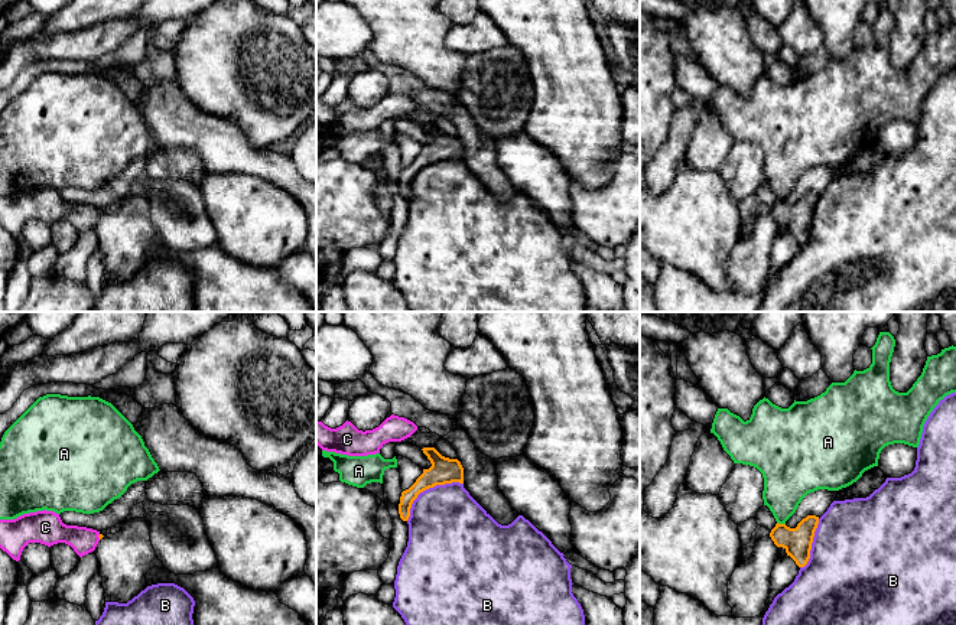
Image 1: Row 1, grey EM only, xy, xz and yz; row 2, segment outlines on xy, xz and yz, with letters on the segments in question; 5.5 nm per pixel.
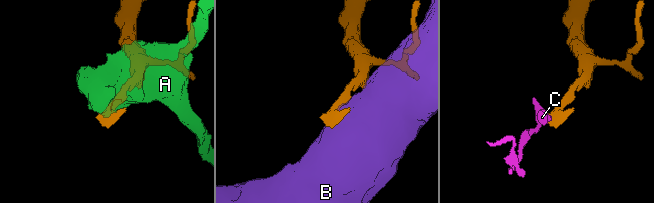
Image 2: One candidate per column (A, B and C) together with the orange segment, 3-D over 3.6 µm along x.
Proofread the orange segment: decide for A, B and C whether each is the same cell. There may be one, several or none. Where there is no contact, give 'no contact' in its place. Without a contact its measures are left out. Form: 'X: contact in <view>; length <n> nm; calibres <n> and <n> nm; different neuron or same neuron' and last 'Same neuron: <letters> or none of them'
A: contact in yz; length 50 nm; calibres 160 and 260 nm; different neuron
B: contact in xz; length 380 nm; calibres 140 and 440 nm; different neuron
C: contact in xy; length 30 nm; calibres 20 and 150 nm; same neuron
Same neuron: C

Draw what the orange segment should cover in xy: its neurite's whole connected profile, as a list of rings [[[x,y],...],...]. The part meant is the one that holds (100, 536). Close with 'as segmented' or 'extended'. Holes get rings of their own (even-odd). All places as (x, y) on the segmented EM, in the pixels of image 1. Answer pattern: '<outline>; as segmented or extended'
[[[36,511],[23,514],[14,520],[0,520],[0,548],[19,561],[23,548],[29,543],[40,543],[48,547],[65,543],[82,557],[95,550],[104,536],[92,528],[66,525],[53,511]]]; extended

